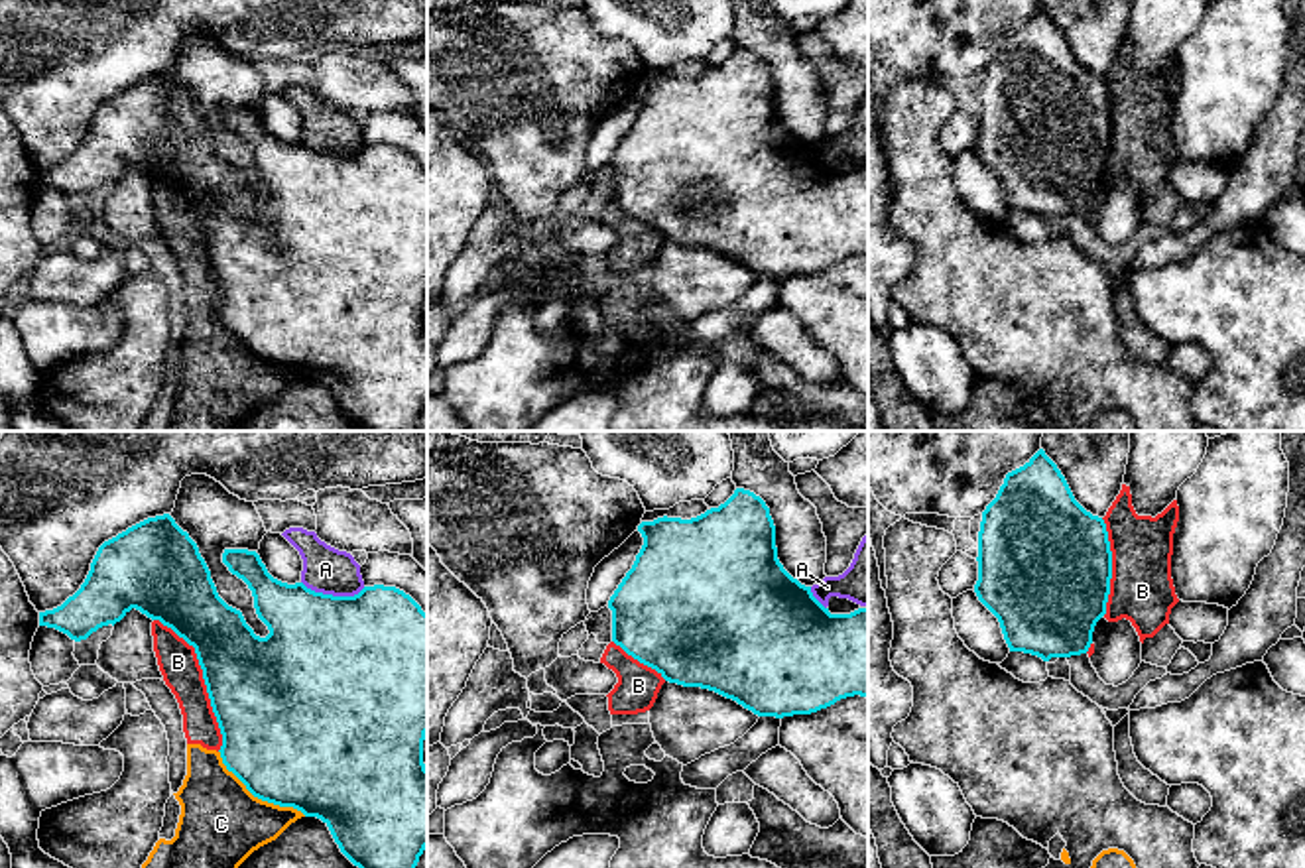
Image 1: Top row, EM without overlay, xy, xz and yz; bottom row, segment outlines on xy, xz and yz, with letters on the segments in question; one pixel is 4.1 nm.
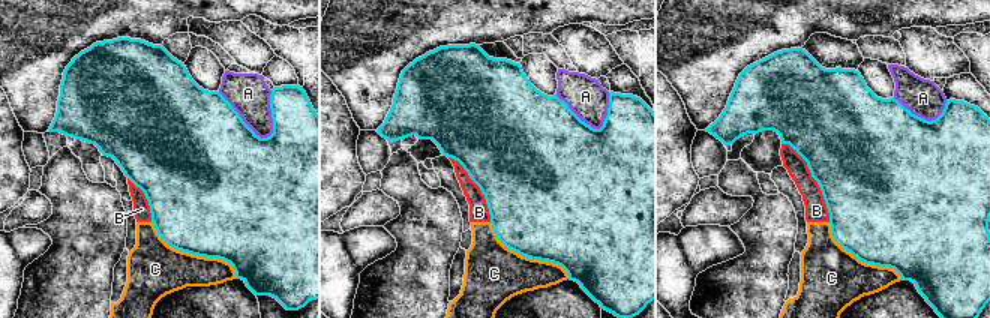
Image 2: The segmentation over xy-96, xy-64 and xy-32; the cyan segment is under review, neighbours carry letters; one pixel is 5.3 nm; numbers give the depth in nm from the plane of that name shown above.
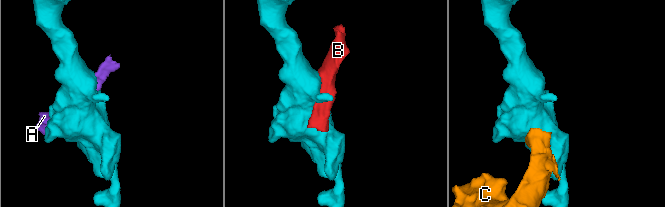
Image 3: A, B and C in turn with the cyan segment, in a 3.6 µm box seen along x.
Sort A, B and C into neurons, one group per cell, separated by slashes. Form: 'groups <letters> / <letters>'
groups A / B C

